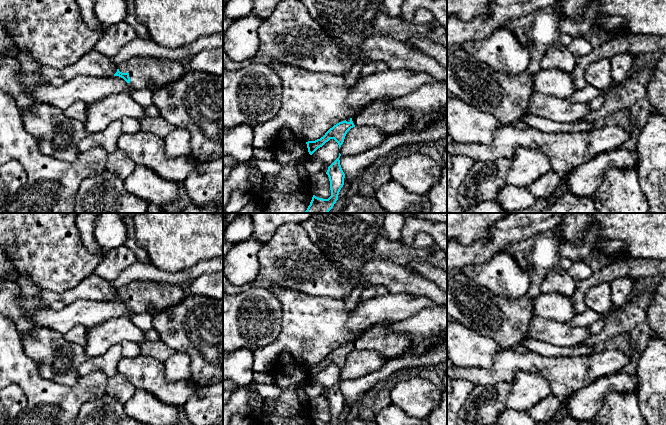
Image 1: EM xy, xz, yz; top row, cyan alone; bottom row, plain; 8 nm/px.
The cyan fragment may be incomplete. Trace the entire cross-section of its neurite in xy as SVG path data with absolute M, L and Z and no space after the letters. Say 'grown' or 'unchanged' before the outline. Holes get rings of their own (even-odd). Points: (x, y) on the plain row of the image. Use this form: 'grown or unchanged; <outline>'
grown; M133 281L118 288L114 300L123 302L134 313L150 313L175 306L186 296L180 285Z

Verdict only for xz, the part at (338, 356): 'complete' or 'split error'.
split error

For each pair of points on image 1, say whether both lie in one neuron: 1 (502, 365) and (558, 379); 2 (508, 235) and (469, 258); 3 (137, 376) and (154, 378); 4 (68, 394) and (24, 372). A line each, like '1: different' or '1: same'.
1: same
2: same
3: same
4: same

